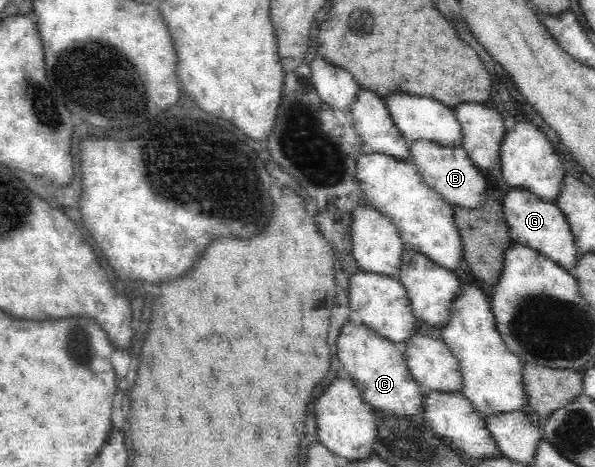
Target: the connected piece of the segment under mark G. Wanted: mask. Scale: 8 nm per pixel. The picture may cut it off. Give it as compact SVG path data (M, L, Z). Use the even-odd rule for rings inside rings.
M511 187L501 204L503 215L512 242L523 244L541 252L570 271L578 256L565 216L556 203L543 201L533 192L522 187Z

